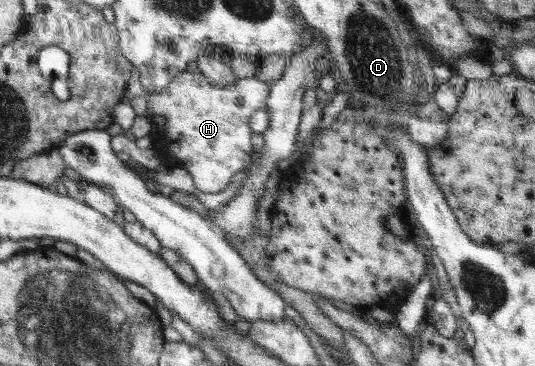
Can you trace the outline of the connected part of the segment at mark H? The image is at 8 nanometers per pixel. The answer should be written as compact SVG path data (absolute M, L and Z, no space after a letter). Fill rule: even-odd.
M189 68L186 71L182 71L182 73L178 73L178 76L174 77L164 89L160 93L154 93L154 95L148 96L145 95L146 98L146 117L151 121L151 117L155 115L162 115L162 117L166 118L166 123L164 123L164 139L160 139L154 143L154 149L160 154L160 159L162 159L162 164L166 164L168 166L177 166L183 167L190 173L192 176L194 185L203 193L218 193L223 189L226 189L226 186L232 181L232 177L238 173L238 171L243 171L247 168L254 158L255 152L252 150L252 130L250 129L250 116L256 112L256 110L262 108L265 105L265 99L268 97L270 93L270 85L268 83L264 83L264 81L260 81L258 77L244 77L239 78L234 81L234 83L230 83L230 85L214 85L209 83L209 79L200 71L195 68Z

